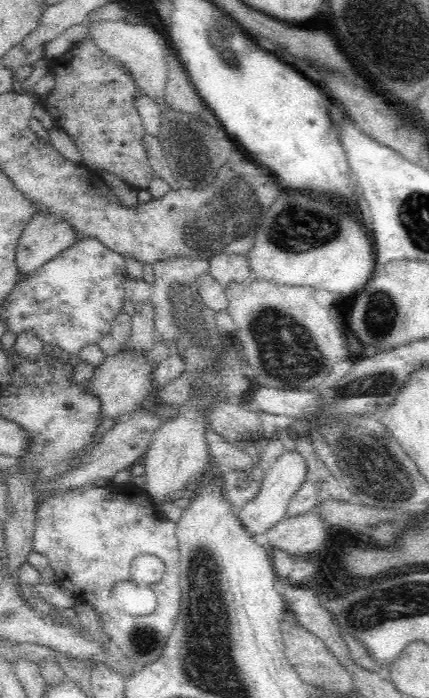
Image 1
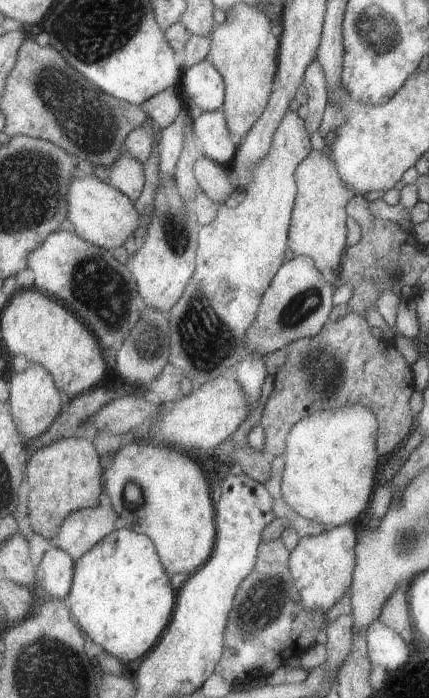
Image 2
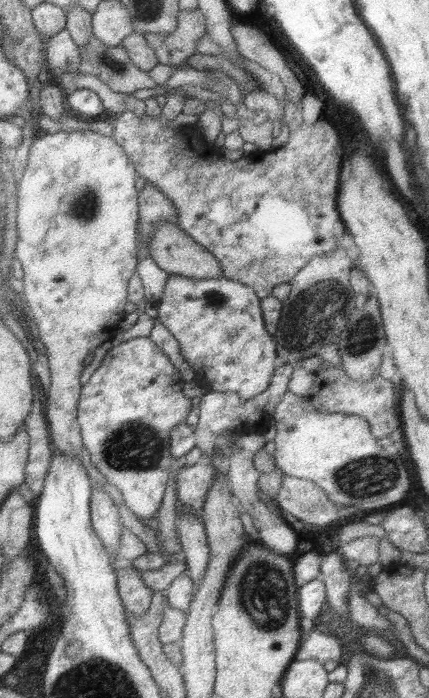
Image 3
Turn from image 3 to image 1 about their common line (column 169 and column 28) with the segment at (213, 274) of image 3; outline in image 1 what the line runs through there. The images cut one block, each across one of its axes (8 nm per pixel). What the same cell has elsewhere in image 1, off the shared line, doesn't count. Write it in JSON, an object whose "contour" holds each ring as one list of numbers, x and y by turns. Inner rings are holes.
{"contour":[[36,212,24,228,16,248,18,272,32,274,76,242,78,234,70,224,44,212]]}

